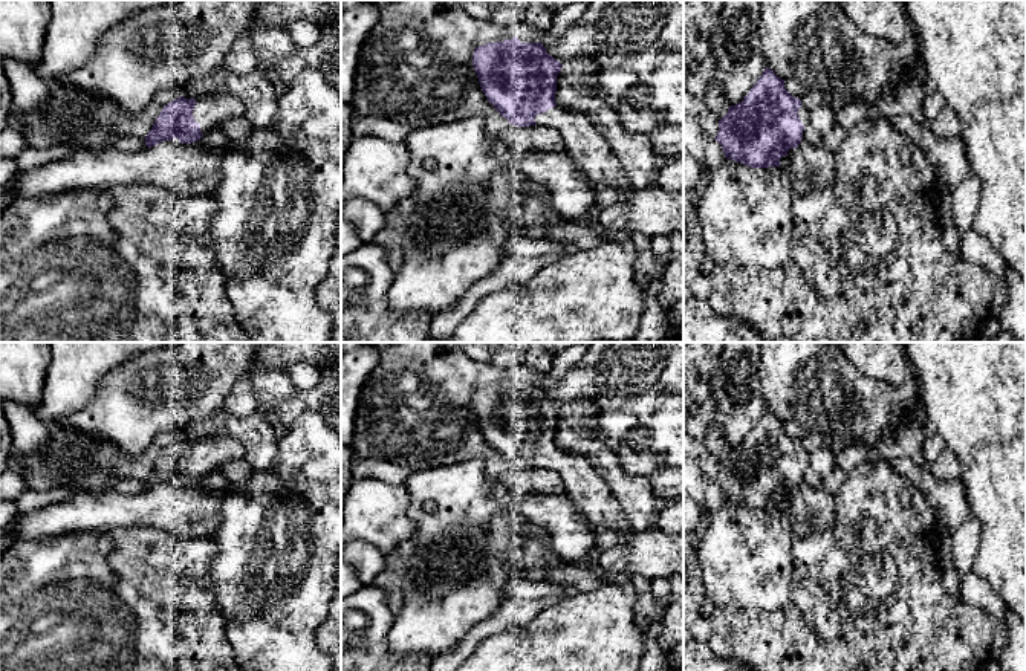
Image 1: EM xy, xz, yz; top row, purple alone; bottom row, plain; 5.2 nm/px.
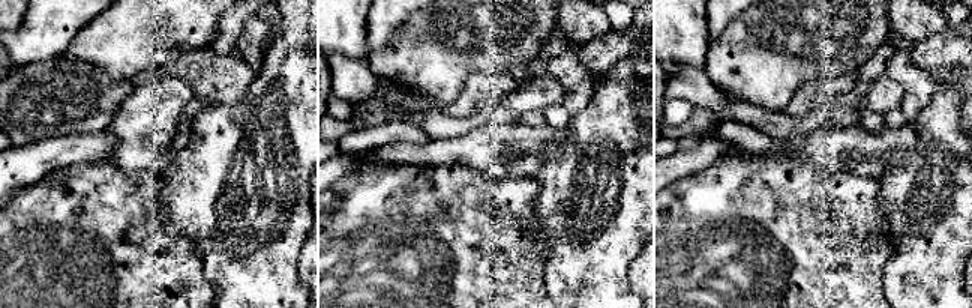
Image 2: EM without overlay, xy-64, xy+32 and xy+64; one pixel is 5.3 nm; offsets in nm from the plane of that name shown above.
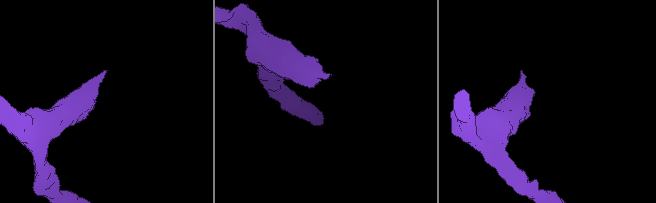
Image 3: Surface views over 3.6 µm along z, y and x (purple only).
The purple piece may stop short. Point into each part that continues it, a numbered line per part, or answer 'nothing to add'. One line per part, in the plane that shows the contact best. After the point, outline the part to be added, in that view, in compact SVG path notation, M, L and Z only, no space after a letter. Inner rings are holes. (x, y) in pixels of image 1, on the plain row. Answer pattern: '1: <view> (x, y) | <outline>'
1: xy (210, 454) | M228 436L209 437L206 440L196 442L196 449L193 452L194 463L200 468L200 474L206 475L228 462L245 459L243 445Z

